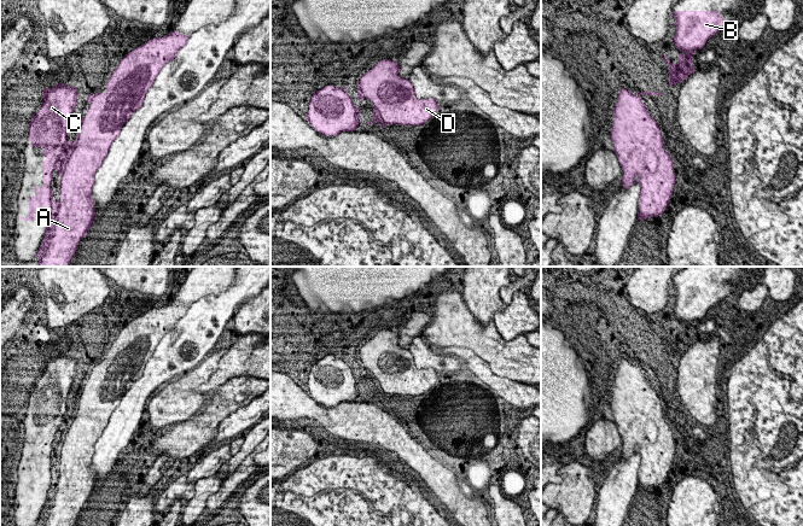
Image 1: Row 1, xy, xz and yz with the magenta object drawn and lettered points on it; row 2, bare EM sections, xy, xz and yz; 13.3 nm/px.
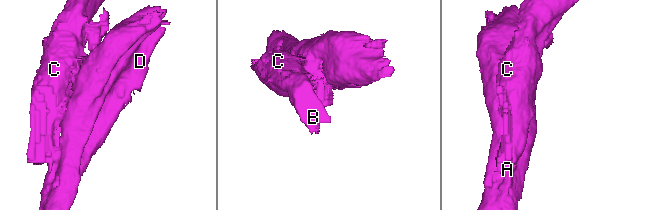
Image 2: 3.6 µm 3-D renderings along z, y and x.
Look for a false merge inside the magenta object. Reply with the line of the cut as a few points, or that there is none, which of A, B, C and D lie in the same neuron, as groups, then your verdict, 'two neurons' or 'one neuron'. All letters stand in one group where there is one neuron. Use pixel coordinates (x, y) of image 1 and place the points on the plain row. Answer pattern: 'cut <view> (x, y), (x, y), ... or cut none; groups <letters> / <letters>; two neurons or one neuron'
cut xy (51, 461), (51, 486), (46, 500); groups A D / B C; two neurons

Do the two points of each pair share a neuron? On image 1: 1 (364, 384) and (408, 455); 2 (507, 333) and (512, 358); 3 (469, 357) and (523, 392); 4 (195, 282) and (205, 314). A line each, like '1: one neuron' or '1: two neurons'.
1: two neurons
2: two neurons
3: one neuron
4: two neurons

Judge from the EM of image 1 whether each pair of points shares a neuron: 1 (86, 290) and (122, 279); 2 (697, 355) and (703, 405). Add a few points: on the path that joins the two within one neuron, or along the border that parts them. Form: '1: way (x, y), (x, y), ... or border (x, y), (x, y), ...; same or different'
1: border (106, 281), (109, 288); different
2: way (697, 367), (698, 393); same

